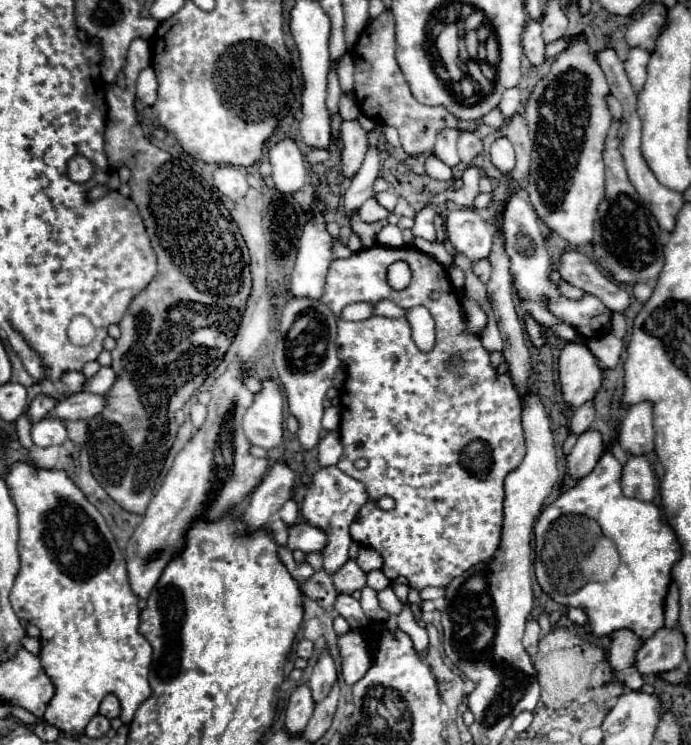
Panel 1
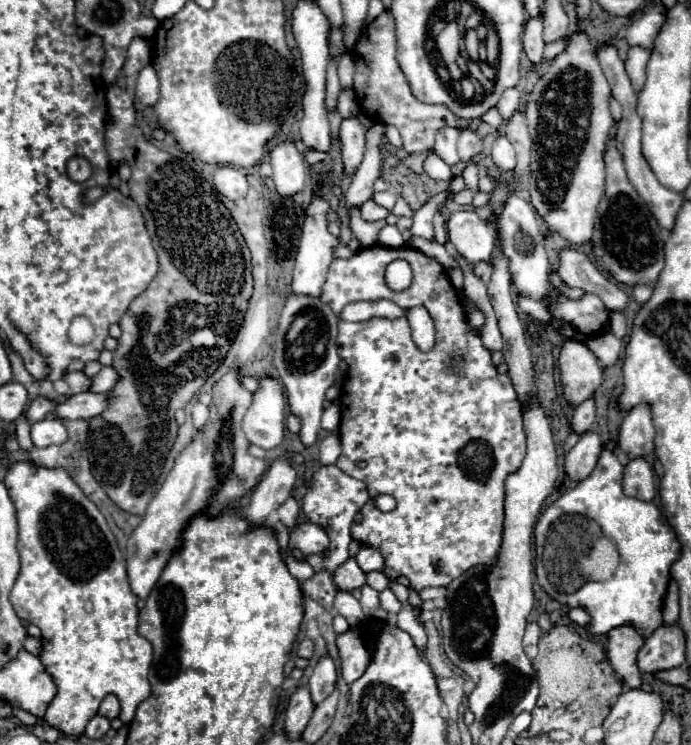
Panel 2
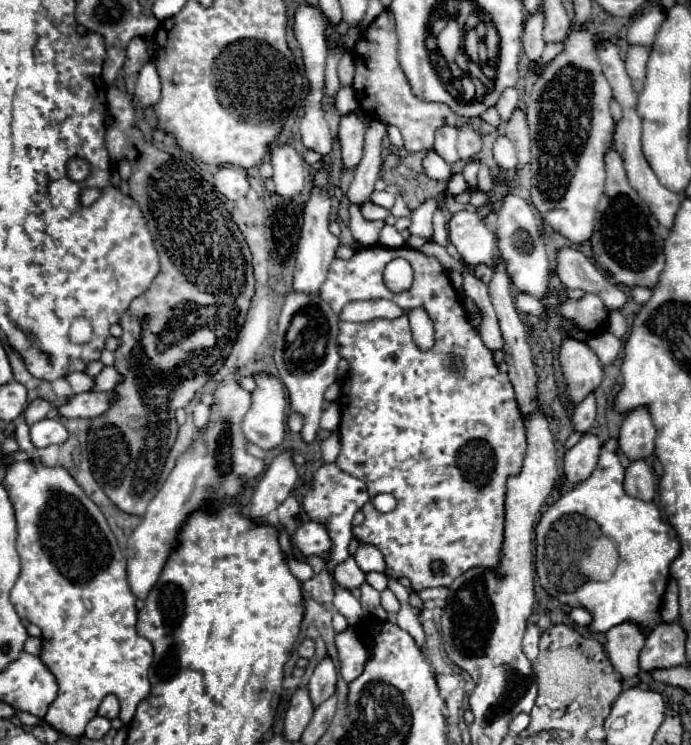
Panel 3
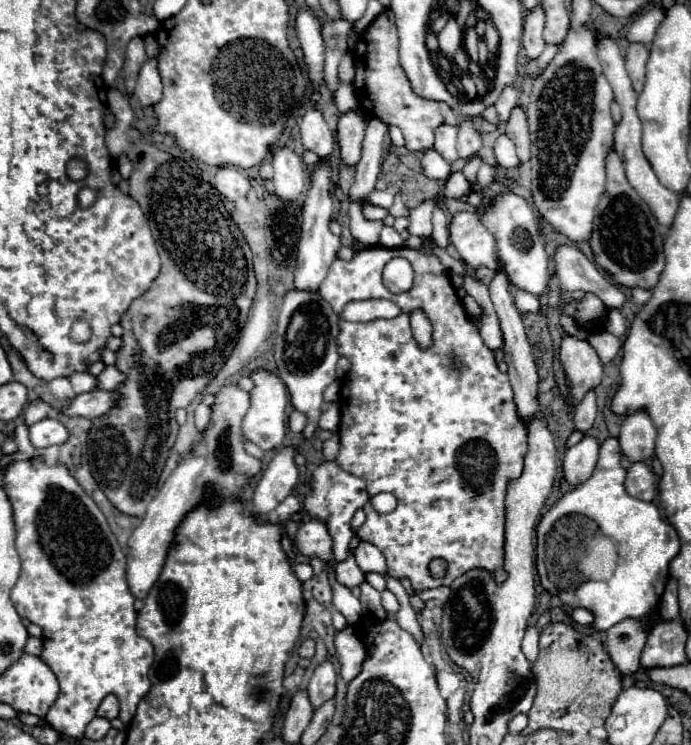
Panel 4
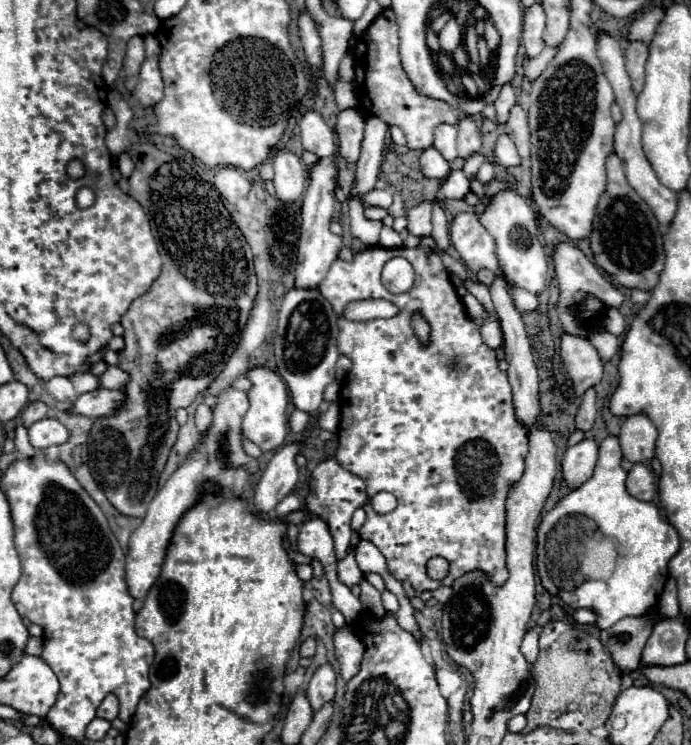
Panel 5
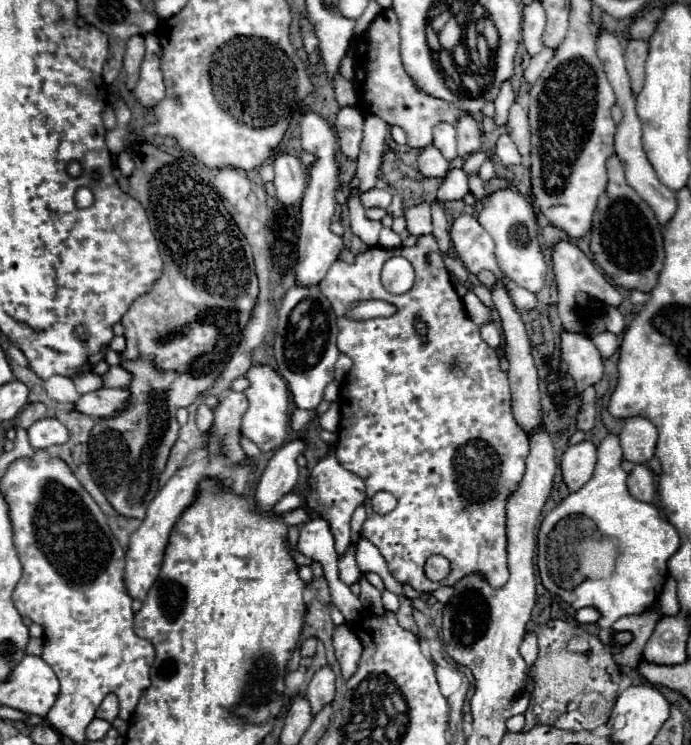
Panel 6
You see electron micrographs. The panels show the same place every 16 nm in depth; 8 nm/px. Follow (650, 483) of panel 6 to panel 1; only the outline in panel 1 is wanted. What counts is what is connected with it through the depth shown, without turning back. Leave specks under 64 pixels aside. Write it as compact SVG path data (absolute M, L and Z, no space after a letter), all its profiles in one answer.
M630 456L622 472L622 490L630 498L650 502L656 496L656 476L644 456Z

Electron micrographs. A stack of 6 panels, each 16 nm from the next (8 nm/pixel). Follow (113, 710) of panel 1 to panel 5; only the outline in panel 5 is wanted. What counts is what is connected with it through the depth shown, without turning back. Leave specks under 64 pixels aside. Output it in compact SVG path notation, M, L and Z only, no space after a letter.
M108 694L108 696L102 700L96 716L98 716L98 718L104 718L104 720L108 720L108 722L114 720L114 718L118 716L118 698L116 698L114 694Z

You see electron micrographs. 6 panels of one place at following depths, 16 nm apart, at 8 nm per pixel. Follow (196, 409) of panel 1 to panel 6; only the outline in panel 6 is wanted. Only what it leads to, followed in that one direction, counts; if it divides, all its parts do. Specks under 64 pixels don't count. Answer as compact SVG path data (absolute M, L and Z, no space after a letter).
M200 404L198 406L198 412L196 412L196 424L202 432L208 432L212 428L212 420L214 420L214 410L208 408L206 404Z

